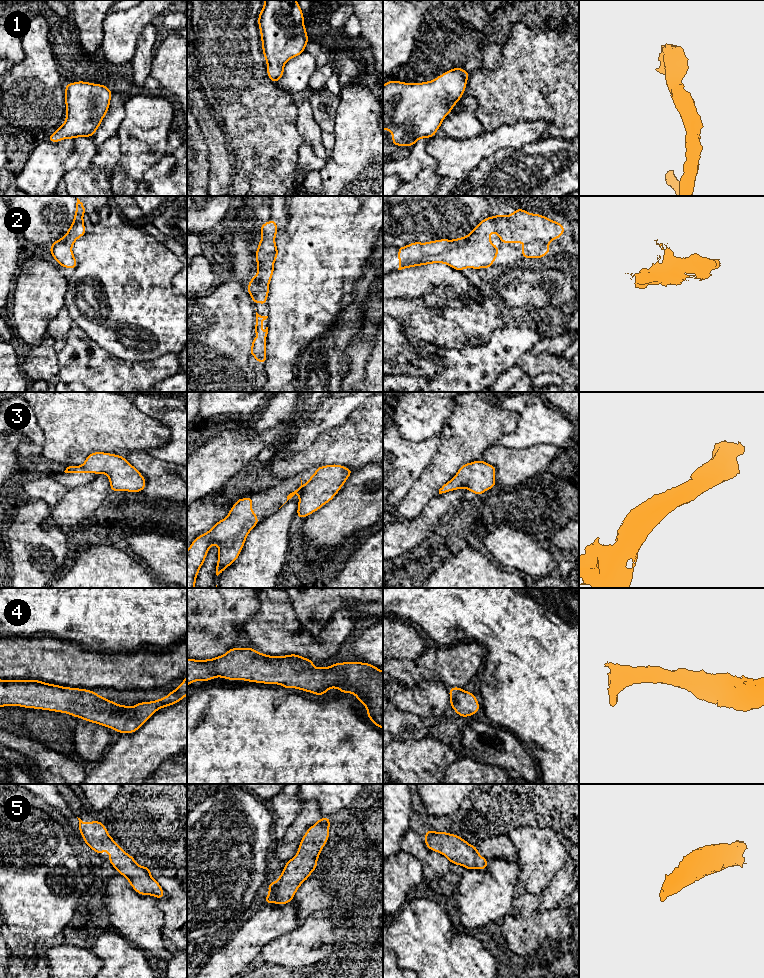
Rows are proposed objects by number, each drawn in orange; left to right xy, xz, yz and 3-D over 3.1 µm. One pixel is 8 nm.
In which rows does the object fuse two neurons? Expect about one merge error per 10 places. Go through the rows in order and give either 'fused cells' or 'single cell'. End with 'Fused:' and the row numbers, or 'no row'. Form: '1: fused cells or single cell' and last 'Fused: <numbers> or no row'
1: single cell
2: single cell
3: single cell
4: single cell
5: single cell
Fused: no row

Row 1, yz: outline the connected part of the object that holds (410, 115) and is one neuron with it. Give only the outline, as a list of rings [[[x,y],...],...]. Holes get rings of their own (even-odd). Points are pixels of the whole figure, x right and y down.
[[[457,67],[422,83],[390,81],[383,85],[383,130],[392,132],[395,146],[414,146],[421,138],[434,137],[466,89],[470,72]]]

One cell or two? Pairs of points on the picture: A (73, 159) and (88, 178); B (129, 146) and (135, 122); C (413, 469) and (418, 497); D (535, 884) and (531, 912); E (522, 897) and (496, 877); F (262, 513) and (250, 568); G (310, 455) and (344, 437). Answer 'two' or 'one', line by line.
A: two
B: one
C: two
D: two
E: two
F: two
G: one

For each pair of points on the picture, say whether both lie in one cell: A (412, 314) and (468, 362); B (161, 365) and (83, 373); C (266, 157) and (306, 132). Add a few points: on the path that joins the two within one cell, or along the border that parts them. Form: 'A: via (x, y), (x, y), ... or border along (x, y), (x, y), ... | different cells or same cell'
A: border along (427, 341), (442, 346), (453, 346) | different cells
B: via (142, 373), (102, 374) | same cell
C: border along (297, 112), (297, 131), (304, 140) | different cells

